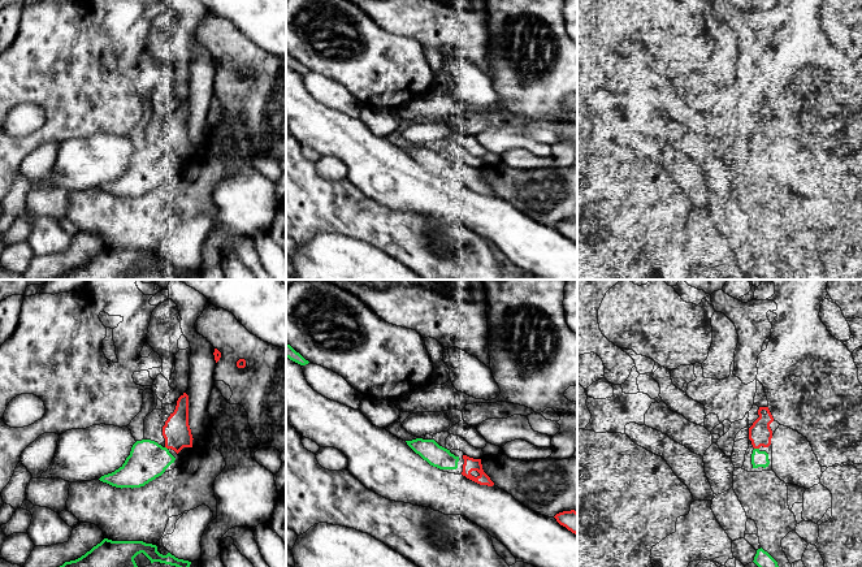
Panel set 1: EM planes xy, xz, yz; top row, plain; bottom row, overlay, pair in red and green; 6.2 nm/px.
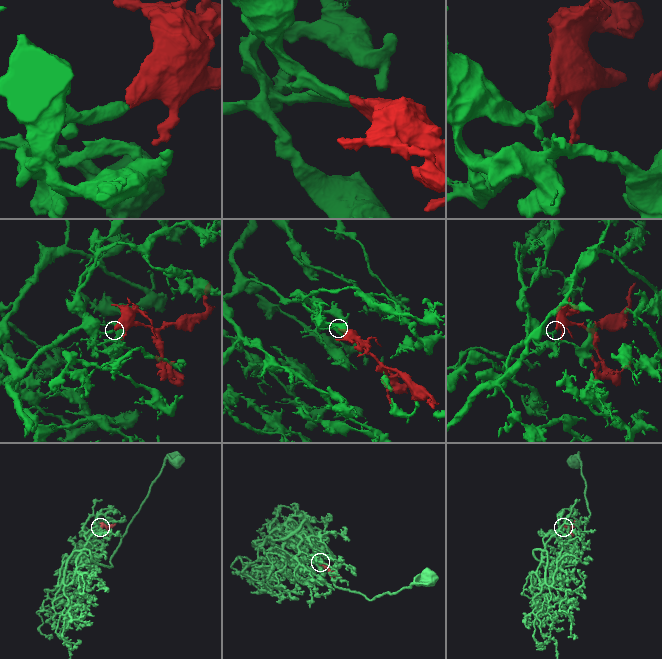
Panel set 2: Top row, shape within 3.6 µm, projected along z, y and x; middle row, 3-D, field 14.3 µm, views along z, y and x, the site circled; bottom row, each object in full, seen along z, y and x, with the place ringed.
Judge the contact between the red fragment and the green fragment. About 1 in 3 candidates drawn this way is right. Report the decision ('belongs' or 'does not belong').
belongs

